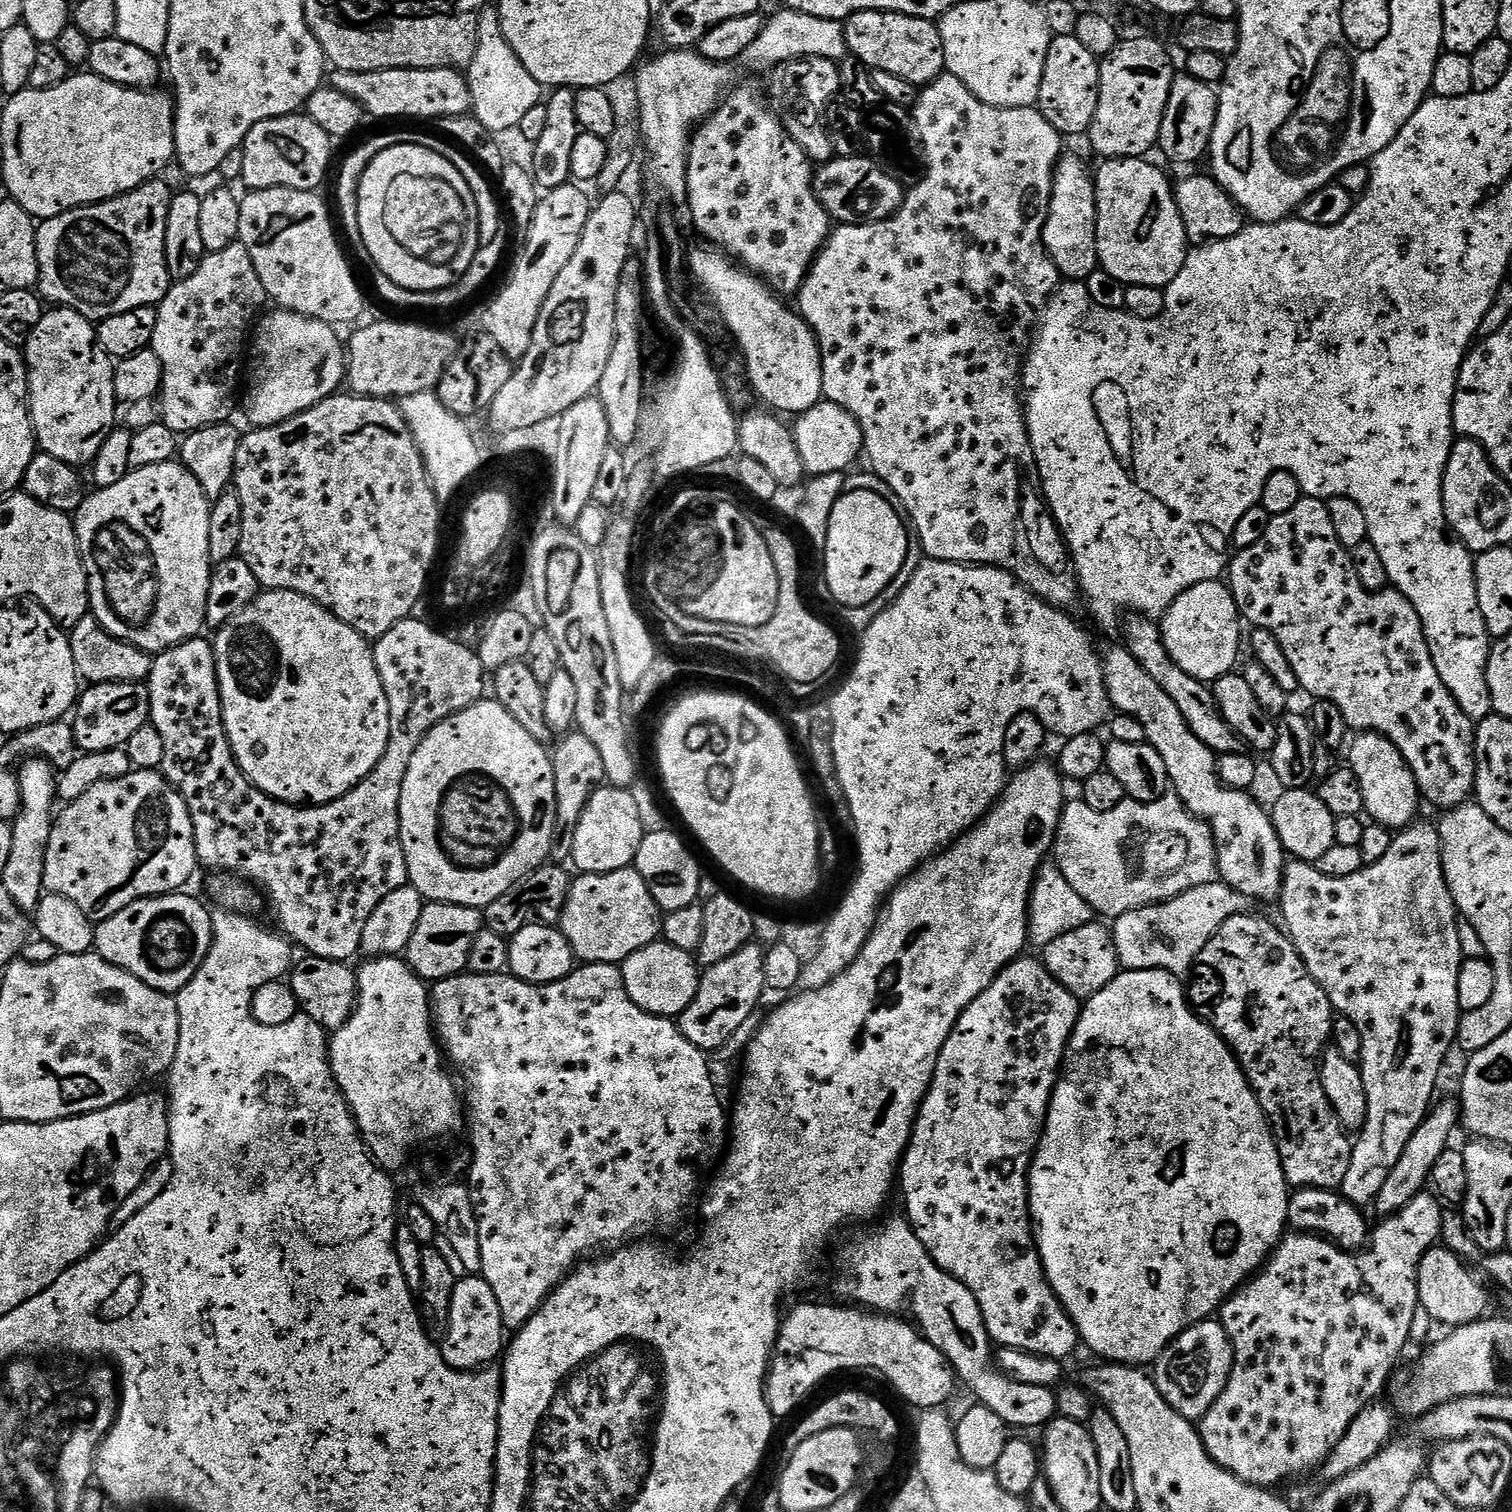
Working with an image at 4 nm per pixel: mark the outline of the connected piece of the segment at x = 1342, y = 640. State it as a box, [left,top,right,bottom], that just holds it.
[1226,496,1476,810]

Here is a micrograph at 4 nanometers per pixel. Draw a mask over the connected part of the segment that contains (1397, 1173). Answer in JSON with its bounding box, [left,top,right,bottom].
[1374,1098,1461,1217]

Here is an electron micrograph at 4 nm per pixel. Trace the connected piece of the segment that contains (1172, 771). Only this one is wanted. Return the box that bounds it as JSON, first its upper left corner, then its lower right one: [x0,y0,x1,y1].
[1102,647,1286,902]

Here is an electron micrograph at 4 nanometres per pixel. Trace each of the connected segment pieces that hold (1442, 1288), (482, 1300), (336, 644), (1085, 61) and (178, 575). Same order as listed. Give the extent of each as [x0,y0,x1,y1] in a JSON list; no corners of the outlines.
[[1418,1248,1492,1329],[442,1274,506,1372],[214,590,390,804],[1038,35,1101,137],[74,462,214,652]]

